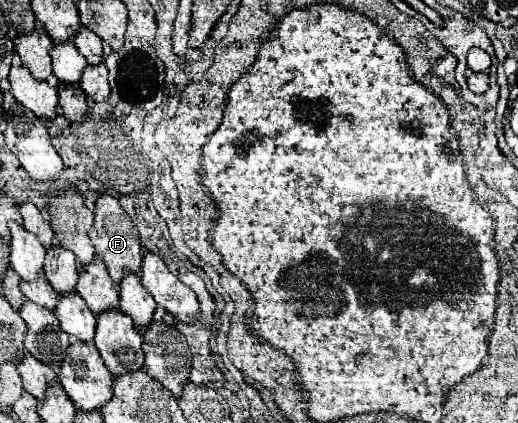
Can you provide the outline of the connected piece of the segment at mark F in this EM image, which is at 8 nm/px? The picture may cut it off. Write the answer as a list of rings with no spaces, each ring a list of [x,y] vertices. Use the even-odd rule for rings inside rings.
[[[100,195],[100,199],[96,201],[96,209],[94,209],[94,225],[90,229],[90,239],[92,239],[92,245],[96,249],[96,259],[100,259],[114,285],[120,283],[122,275],[124,275],[124,269],[132,271],[134,275],[140,275],[140,265],[142,265],[142,239],[138,235],[138,229],[134,225],[134,221],[128,217],[128,213],[122,209],[120,201],[112,195]]]

